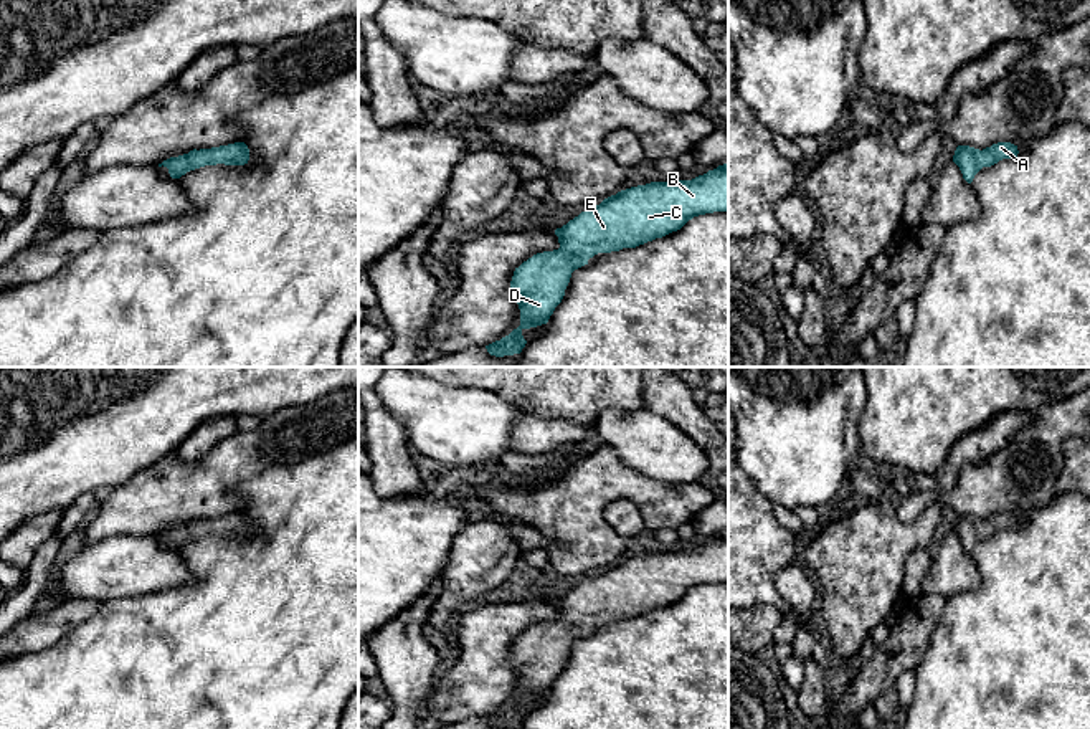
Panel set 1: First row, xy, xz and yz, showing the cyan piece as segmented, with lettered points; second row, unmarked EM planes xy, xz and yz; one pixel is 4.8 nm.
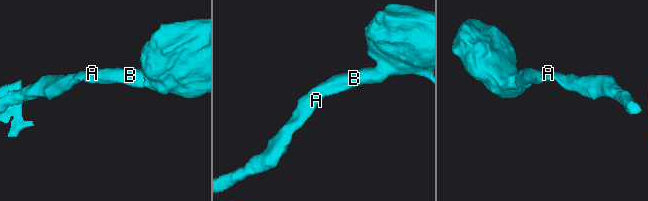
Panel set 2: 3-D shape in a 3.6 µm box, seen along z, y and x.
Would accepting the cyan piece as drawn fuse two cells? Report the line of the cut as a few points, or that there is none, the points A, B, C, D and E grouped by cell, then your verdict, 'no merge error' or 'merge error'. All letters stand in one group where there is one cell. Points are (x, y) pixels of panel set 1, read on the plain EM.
no cut; A B C D E; no merge error

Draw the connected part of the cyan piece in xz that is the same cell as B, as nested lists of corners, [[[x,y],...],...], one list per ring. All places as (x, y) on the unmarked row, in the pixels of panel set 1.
[[[728,534],[692,550],[651,552],[631,557],[604,569],[595,579],[581,582],[555,600],[558,620],[537,623],[515,638],[510,661],[520,679],[520,696],[500,711],[486,716],[487,722],[495,727],[520,724],[527,714],[522,701],[548,693],[565,666],[571,643],[588,635],[595,625],[636,618],[680,600],[694,587],[713,582],[728,582]]]

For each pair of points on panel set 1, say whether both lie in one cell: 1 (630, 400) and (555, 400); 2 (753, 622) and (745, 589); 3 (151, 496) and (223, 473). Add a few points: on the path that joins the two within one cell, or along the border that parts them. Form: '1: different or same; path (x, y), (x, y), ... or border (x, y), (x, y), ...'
1: same; path (611, 397), (573, 397)
2: different; border (745, 607), (770, 604), (783, 615)
3: same; path (169, 493), (200, 488), (205, 483)

